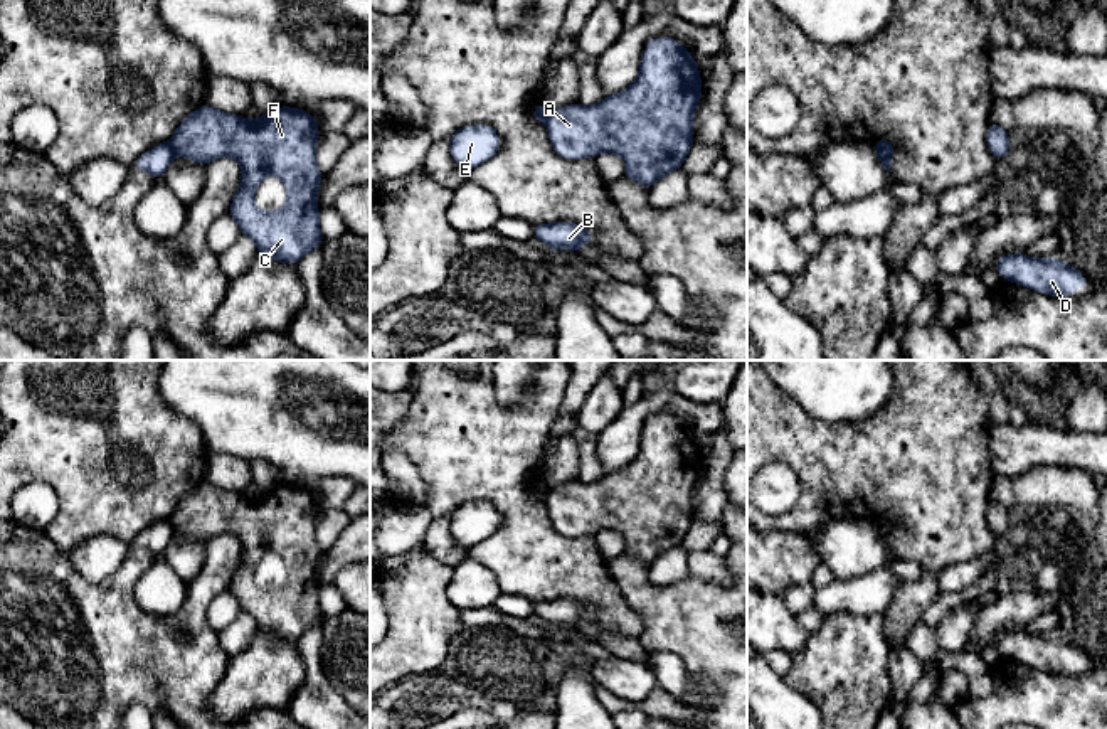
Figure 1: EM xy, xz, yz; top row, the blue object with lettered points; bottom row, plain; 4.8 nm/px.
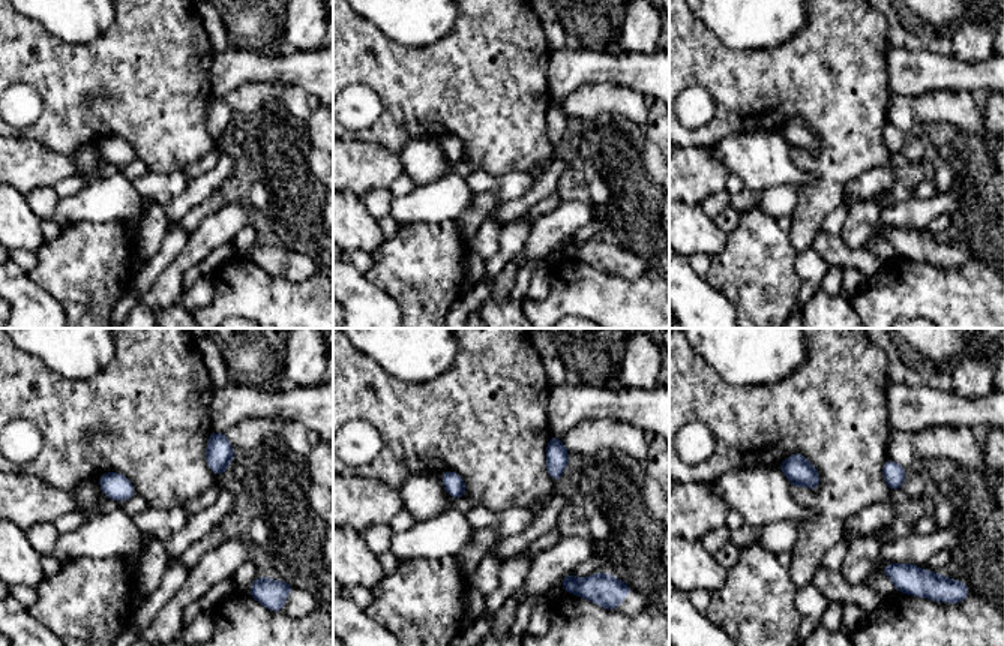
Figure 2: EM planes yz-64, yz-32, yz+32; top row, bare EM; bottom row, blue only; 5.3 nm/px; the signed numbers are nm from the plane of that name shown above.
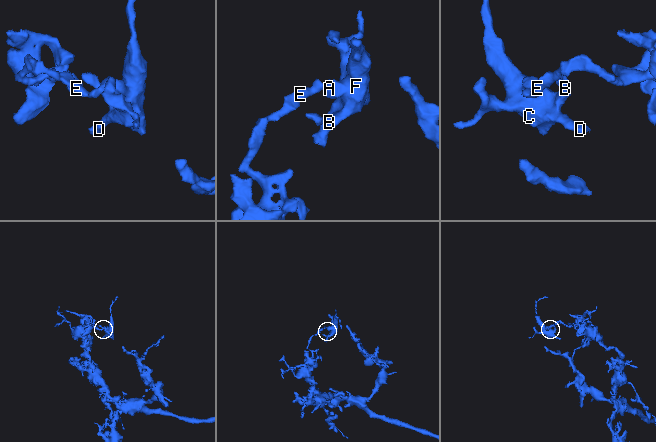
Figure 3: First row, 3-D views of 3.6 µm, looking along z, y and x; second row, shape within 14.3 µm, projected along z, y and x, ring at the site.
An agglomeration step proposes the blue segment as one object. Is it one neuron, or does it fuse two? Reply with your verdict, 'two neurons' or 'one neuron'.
two neurons

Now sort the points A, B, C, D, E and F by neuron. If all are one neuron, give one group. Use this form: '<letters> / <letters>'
A B C D F / E

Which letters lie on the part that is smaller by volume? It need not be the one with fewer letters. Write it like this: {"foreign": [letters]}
{"foreign": ["A", "B", "C", "D", "F"]}

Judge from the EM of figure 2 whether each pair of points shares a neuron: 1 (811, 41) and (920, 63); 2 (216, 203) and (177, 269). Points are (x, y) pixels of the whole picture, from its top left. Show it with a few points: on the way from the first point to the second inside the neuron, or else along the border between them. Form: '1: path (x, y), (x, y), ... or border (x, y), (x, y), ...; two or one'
1: border (890, 48), (887, 53), (889, 90); two
2: border (227, 203), (207, 215), (191, 234); two

